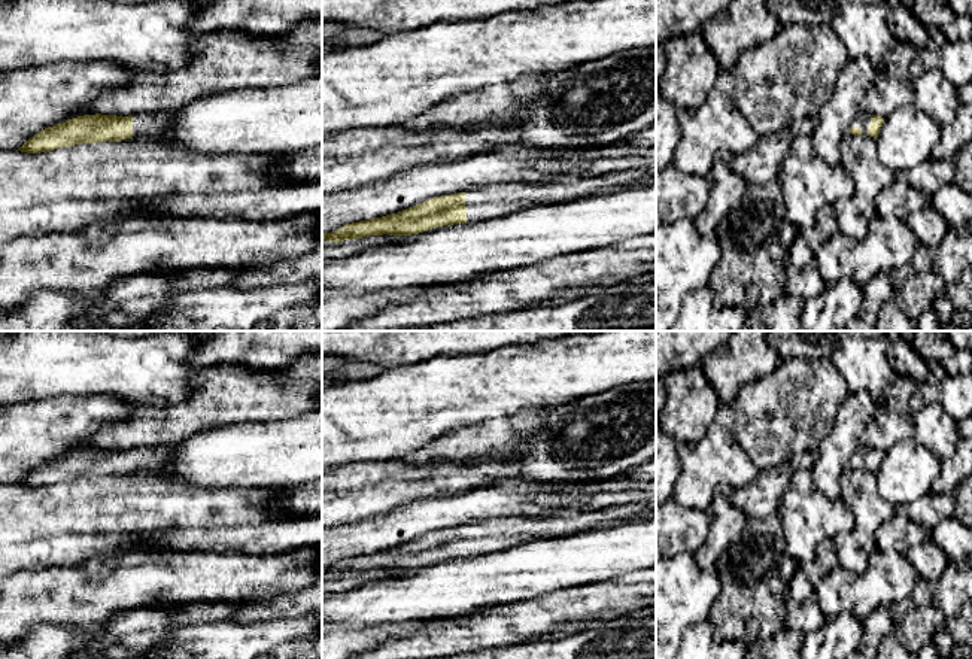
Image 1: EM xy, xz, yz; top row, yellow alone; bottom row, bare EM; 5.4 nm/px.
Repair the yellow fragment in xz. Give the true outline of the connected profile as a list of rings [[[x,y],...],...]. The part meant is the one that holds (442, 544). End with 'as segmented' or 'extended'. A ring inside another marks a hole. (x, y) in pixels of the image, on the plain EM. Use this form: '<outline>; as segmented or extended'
[[[656,495],[625,505],[586,511],[572,517],[495,517],[434,531],[398,547],[352,556],[337,565],[324,567],[322,576],[340,577],[370,570],[411,570],[437,561],[480,556],[549,537],[567,537],[605,525],[632,522],[656,513]]]; extended

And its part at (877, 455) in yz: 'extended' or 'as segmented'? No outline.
extended

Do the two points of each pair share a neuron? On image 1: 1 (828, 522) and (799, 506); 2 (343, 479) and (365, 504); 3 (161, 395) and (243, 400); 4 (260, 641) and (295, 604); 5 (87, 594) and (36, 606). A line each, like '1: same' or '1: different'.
1: same
2: same
3: different
4: different
5: same

